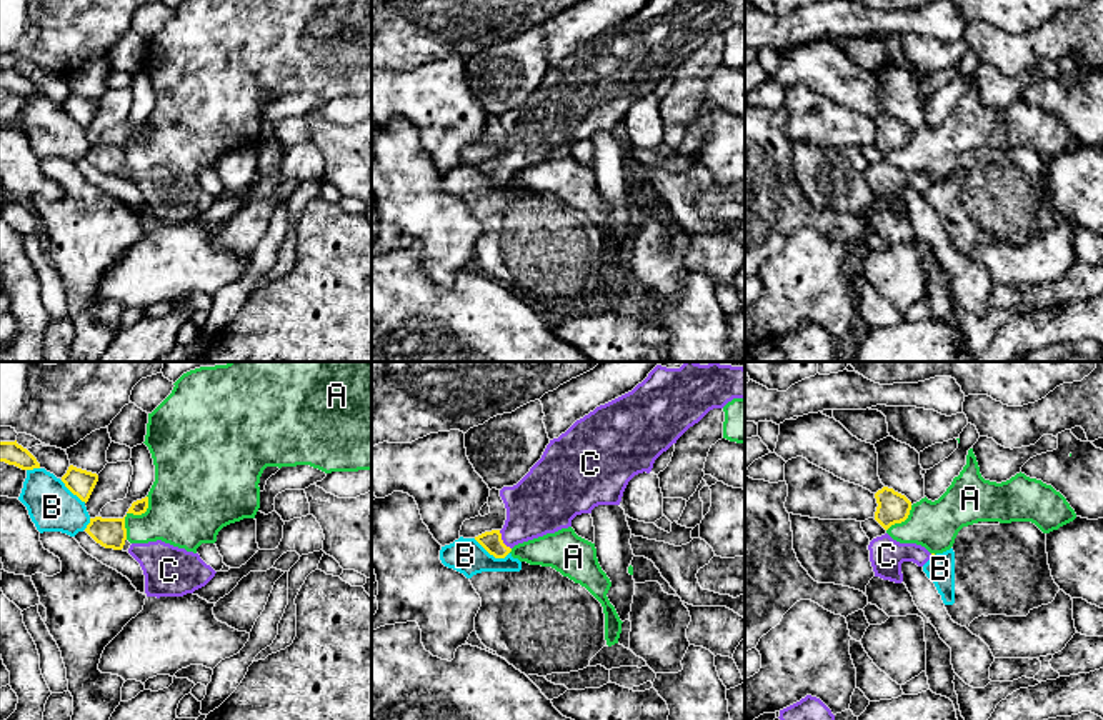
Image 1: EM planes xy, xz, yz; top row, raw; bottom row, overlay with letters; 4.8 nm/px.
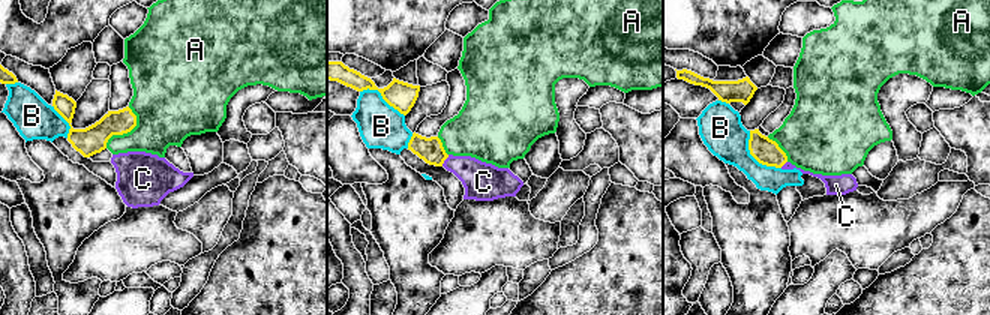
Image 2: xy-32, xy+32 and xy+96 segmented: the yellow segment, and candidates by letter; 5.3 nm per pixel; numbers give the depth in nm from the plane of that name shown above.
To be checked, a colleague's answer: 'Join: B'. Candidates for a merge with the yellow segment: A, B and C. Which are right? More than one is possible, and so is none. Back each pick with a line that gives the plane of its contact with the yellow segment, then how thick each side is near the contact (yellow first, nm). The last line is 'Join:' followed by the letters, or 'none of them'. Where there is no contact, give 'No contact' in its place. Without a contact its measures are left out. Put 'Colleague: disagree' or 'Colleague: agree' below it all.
C: Touches yellow in xz. Thickness 100 nm (yellow) against 300 nm
Join: C
Colleague: disagree

